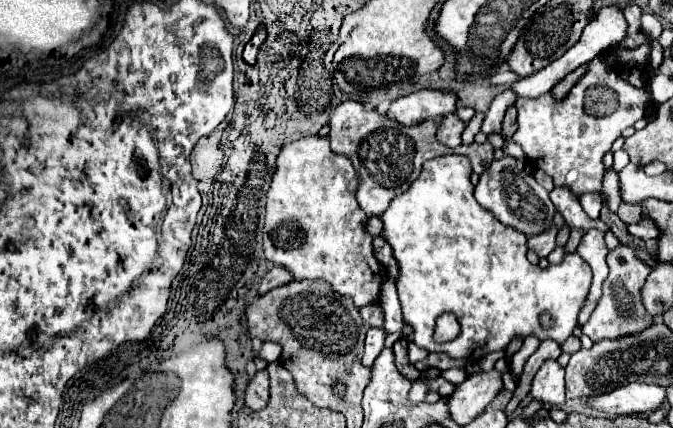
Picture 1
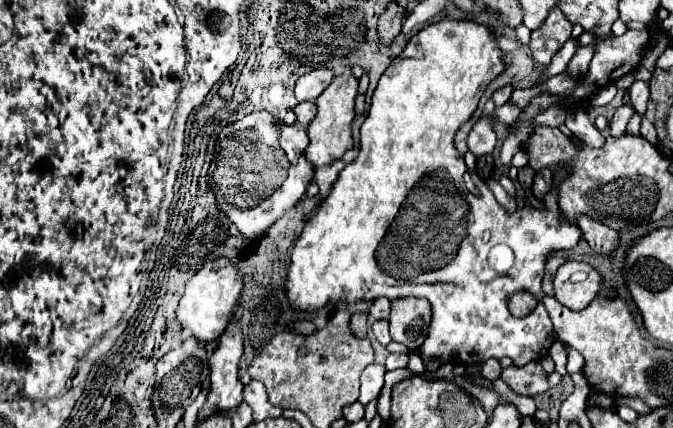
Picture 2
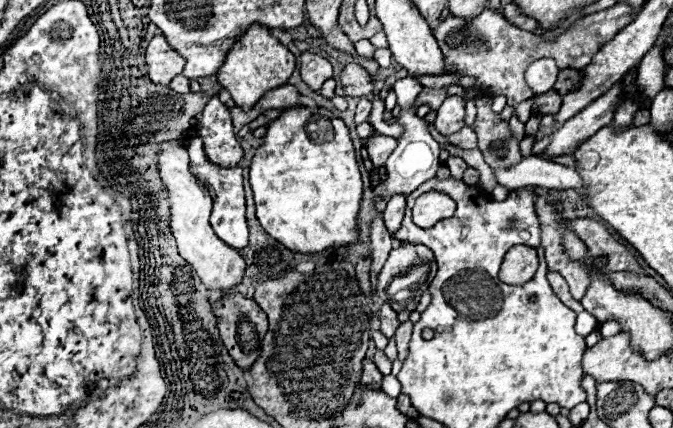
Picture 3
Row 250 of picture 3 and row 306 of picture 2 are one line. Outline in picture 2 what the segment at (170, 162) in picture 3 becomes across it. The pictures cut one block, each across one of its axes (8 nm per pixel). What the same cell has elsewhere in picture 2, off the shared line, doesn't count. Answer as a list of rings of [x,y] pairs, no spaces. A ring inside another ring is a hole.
[[[220,256],[218,260],[204,264],[204,268],[198,270],[192,276],[192,280],[188,280],[176,316],[180,324],[188,328],[200,342],[216,340],[232,322],[234,310],[238,308],[240,292],[242,292],[242,276],[238,274],[234,262]]]

